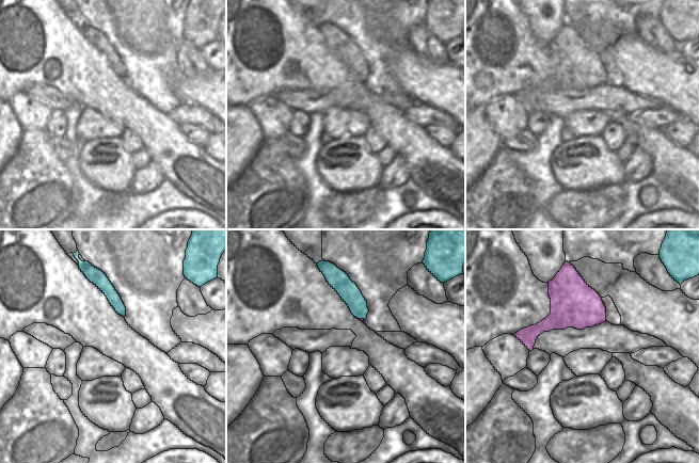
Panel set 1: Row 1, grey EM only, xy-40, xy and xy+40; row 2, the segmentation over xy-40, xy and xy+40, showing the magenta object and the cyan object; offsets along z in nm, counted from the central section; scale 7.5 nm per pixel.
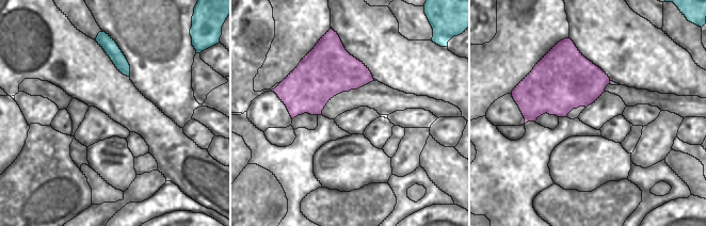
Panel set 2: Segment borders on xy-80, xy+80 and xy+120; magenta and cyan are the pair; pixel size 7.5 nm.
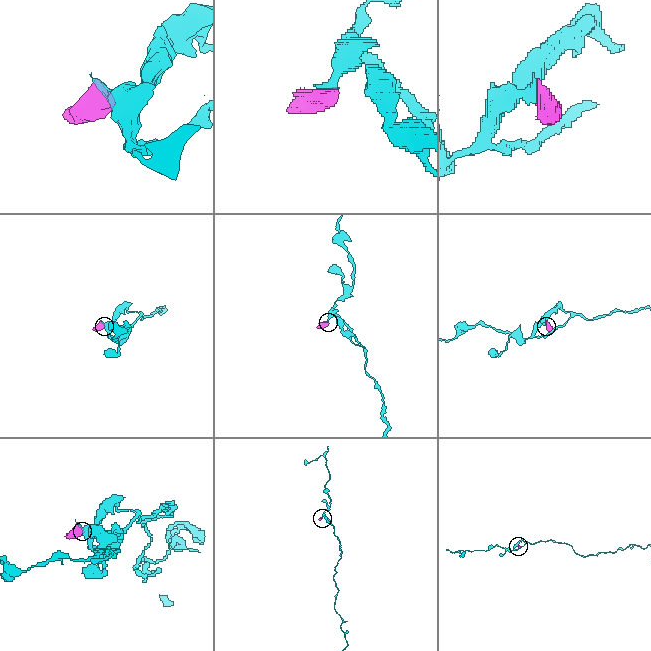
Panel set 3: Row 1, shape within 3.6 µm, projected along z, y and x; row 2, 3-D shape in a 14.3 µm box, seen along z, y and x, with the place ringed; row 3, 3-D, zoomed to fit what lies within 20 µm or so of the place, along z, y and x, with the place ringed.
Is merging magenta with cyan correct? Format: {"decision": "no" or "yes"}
{"decision": "yes"}

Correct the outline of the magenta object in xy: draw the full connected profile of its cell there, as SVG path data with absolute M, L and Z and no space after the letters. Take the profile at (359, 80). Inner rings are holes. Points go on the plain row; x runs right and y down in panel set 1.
M319 22L318 30L324 36L329 46L339 55L348 66L354 79L364 82L369 73L367 62L361 51L348 35L330 22Z

